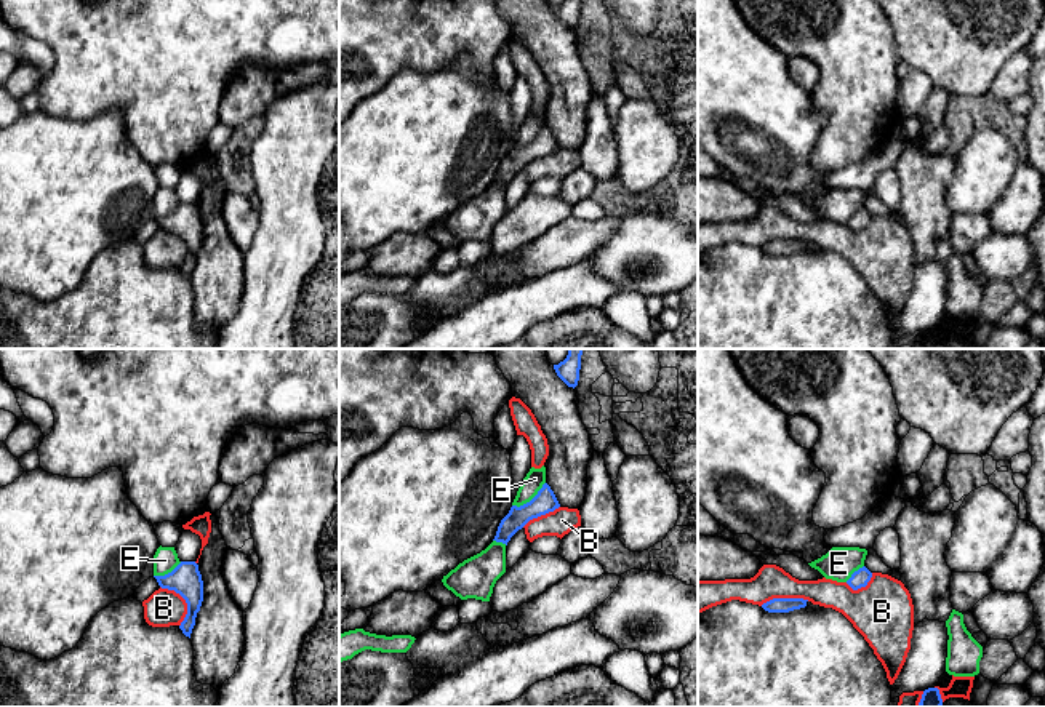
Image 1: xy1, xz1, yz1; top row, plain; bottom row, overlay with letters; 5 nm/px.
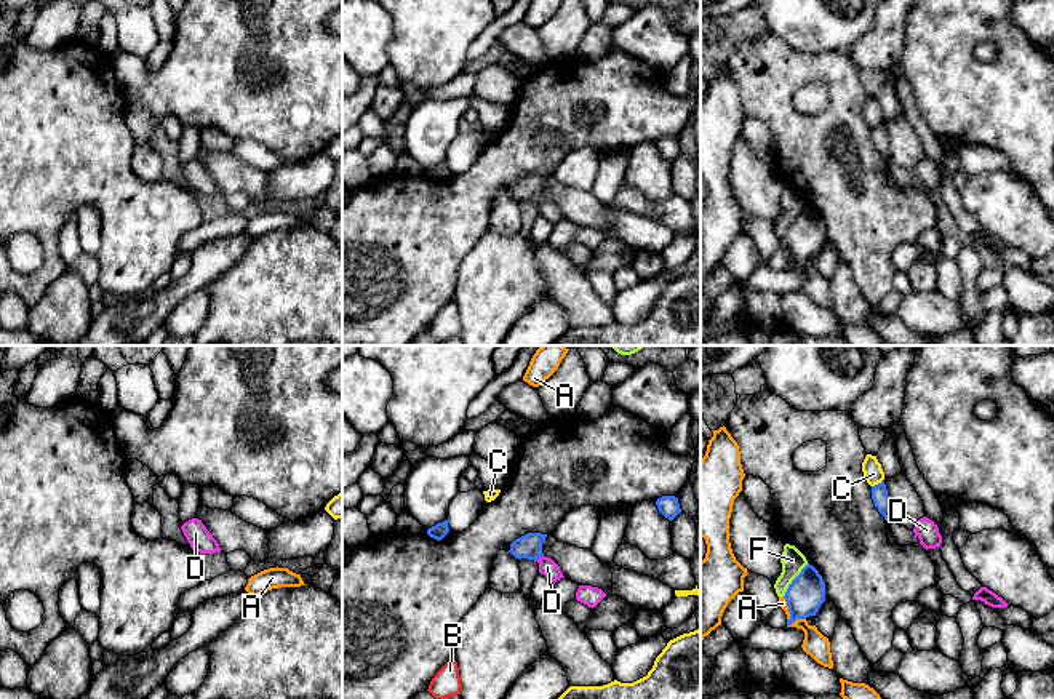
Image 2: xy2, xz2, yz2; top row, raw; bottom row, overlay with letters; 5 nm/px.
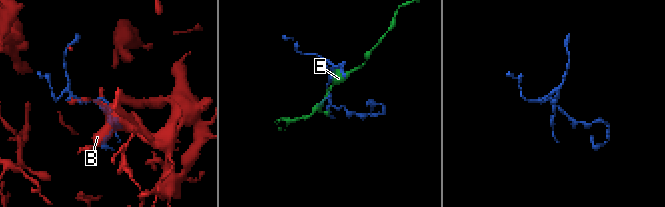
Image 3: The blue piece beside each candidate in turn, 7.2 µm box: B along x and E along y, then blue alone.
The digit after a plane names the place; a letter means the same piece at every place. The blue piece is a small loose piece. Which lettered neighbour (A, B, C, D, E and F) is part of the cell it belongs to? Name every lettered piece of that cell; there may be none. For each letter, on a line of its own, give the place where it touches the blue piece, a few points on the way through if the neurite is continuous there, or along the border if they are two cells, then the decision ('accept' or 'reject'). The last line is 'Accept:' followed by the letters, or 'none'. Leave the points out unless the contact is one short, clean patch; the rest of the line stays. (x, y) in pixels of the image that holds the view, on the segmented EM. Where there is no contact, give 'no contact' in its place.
A: contact yz2 (795, 619); reject
B: contact xy1 (186, 602); reject
C: contact yz2 (878, 483); reject
D: contact xz2 (539, 557); way xz2 (530, 546), (539, 557), (547, 567); accept
E: contact xz1 (532, 499); reject
F: contact yz2 (794, 579); border yz2 (808, 563), (782, 595); reject
Accept: D

